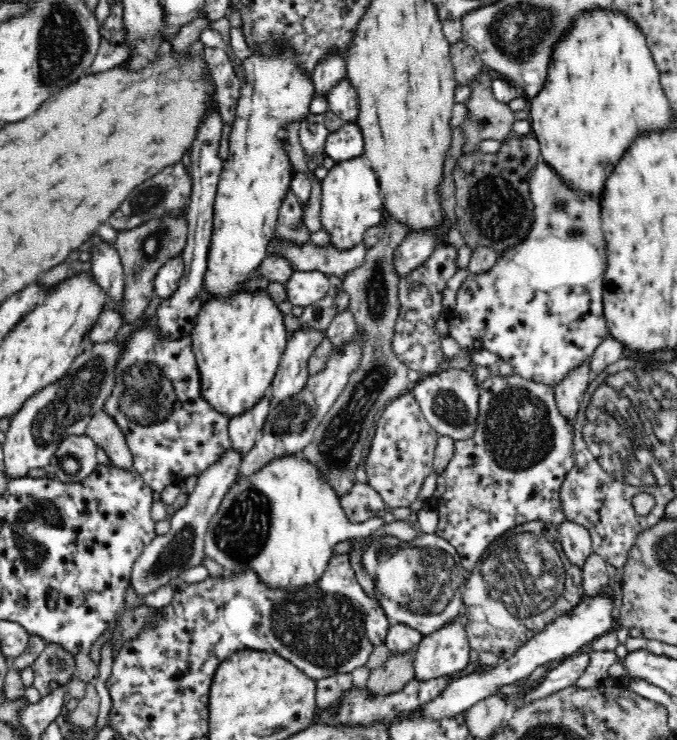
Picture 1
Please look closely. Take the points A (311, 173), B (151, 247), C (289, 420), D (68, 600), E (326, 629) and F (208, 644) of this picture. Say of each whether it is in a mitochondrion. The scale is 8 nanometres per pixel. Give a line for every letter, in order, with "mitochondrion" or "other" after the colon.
A: other
B: mitochondrion
C: mitochondrion
D: other
E: mitochondrion
F: other

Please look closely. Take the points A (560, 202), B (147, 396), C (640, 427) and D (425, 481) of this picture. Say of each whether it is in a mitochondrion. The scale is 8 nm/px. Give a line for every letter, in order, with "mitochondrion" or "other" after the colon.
A: mitochondrion
B: mitochondrion
C: mitochondrion
D: other

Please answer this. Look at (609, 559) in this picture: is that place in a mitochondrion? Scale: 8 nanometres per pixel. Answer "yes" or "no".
no

